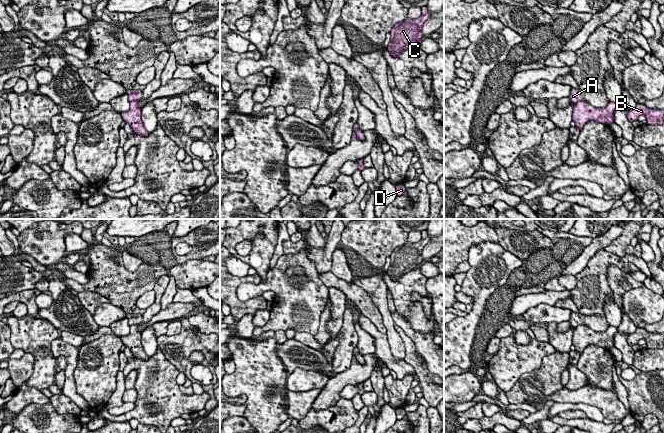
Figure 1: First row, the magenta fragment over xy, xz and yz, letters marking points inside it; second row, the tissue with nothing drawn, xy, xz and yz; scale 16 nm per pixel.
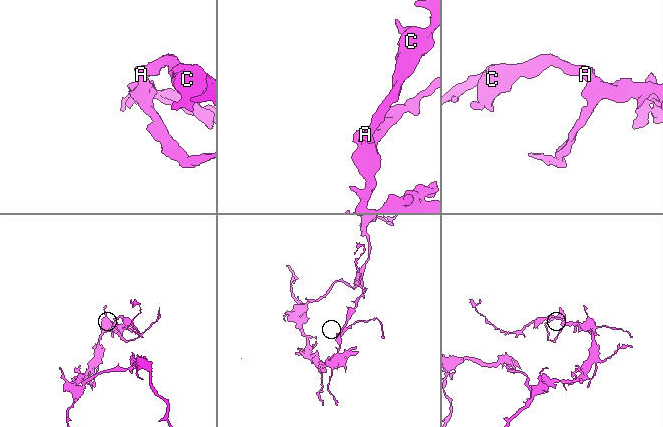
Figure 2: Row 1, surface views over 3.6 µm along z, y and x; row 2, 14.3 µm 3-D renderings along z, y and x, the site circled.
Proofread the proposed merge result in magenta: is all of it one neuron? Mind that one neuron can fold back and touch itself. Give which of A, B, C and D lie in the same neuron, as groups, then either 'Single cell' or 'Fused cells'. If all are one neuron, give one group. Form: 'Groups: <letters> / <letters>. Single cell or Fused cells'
Groups: A C / B D. Fused cells

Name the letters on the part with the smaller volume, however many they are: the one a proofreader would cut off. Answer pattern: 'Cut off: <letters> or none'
Cut off: A, C

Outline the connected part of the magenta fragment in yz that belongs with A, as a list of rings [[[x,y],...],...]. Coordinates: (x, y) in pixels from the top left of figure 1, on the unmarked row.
[[[571,312],[570,319],[568,321],[574,328],[583,324],[583,321],[580,319],[579,315],[579,312]]]

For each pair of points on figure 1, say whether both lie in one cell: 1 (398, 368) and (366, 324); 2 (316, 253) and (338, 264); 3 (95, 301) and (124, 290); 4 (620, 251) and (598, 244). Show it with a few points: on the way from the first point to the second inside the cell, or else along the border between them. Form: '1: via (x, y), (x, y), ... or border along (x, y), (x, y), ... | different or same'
1: via (387, 357), (382, 350), (381, 340), (377, 335) | same
2: border along (337, 248), (332, 255), (332, 263), (329, 270) | different
3: border along (82, 291), (95, 291), (105, 296), (111, 302) | different
4: border along (623, 231), (603, 248) | different

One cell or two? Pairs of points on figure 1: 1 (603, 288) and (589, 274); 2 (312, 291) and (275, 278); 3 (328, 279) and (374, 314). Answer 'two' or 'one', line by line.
1: one
2: one
3: one

